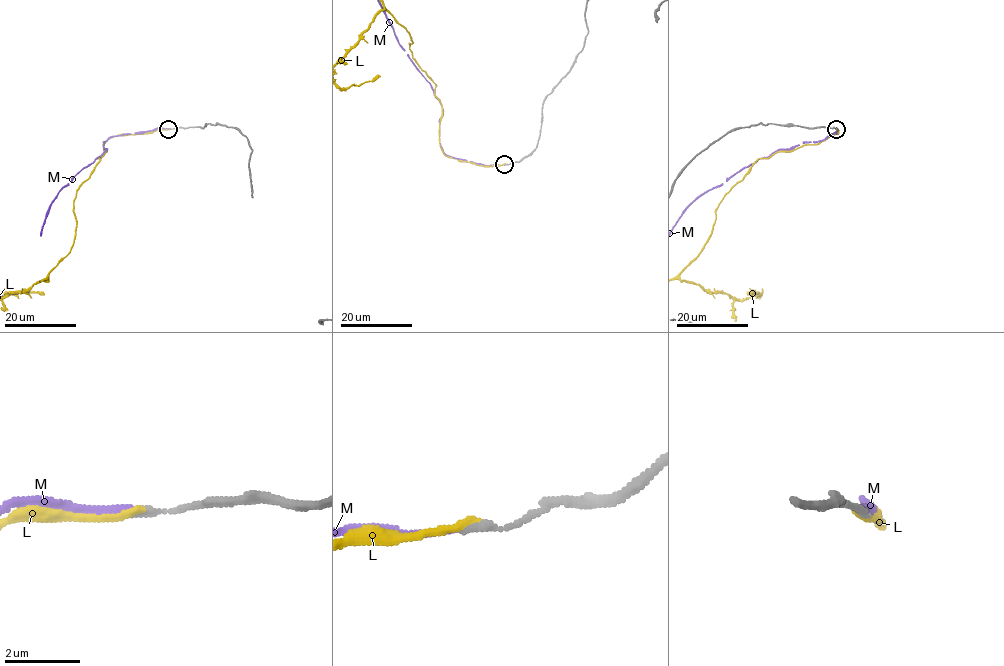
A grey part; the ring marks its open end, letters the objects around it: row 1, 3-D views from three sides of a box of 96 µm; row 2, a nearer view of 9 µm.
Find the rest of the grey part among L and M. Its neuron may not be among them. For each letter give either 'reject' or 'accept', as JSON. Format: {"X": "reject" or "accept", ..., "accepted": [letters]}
{"L": "reject", "M": "accept", "accepted": ["M"]}

